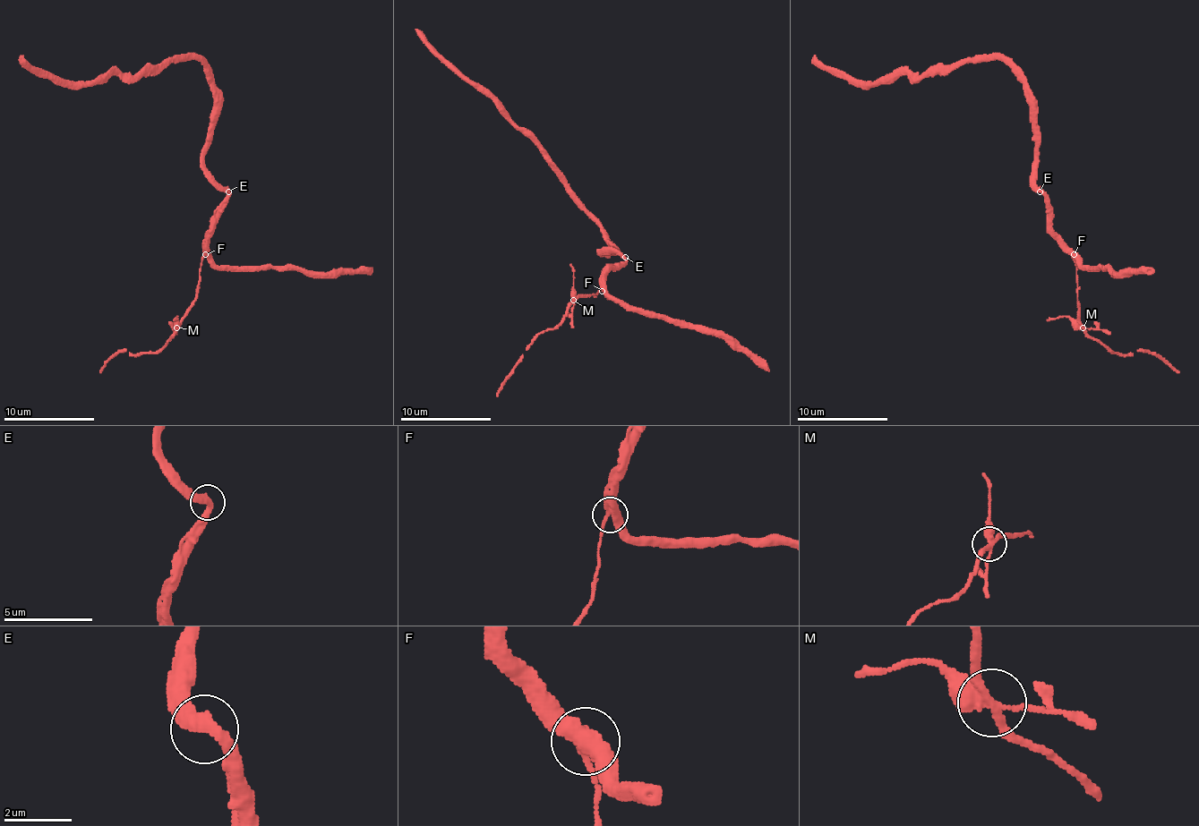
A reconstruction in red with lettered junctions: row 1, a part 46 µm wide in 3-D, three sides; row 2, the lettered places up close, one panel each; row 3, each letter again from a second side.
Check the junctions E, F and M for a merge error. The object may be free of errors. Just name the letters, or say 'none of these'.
M

